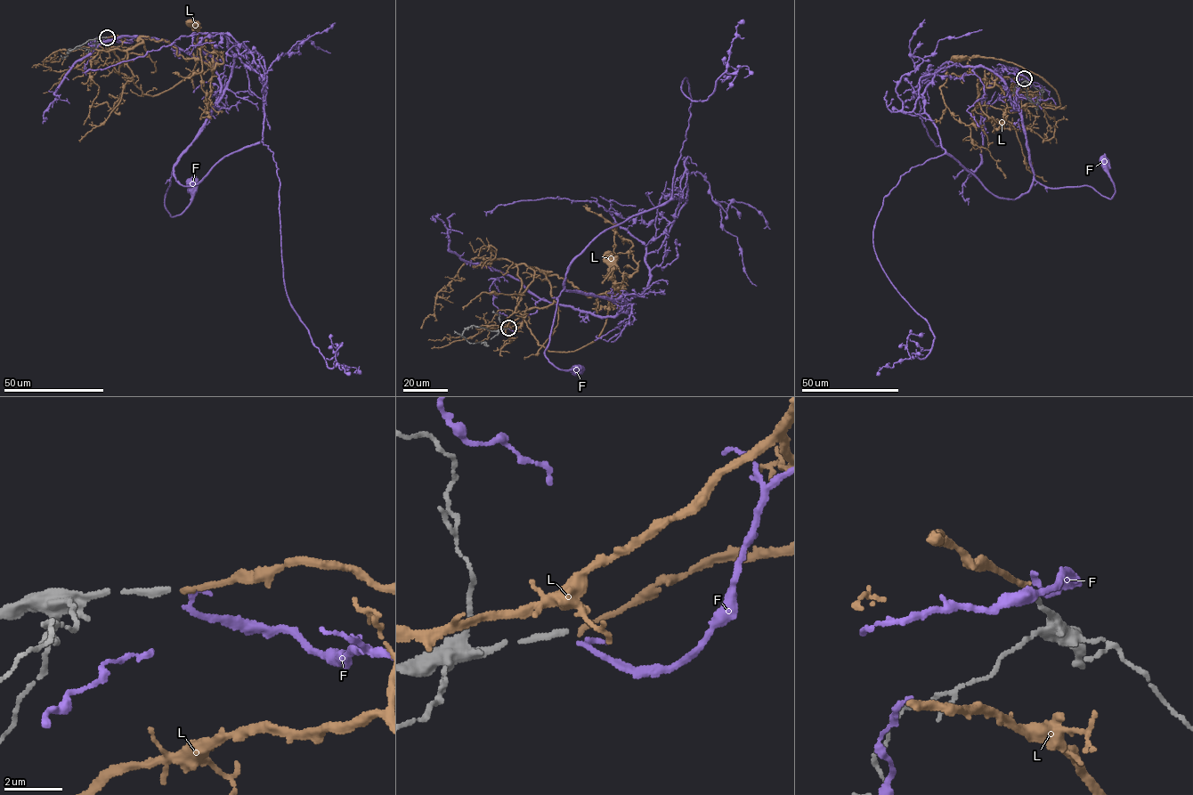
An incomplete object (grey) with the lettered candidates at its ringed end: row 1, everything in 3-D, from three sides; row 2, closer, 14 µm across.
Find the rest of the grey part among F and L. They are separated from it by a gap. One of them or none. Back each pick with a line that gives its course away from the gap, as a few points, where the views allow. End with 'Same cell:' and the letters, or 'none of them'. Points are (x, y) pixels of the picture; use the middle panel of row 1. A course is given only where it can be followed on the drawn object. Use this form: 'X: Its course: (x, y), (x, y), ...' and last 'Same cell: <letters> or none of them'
L: Its course: (508, 328), (553, 303), (523, 263), (517, 310), (539, 344), (596, 340), (609, 257)
Same cell: L

